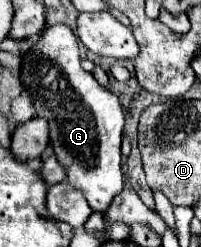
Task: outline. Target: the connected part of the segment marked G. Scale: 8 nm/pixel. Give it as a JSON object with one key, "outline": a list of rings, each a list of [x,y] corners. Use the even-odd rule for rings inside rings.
{"outline":[[[55,24],[55,26],[51,26],[51,28],[45,28],[41,34],[37,34],[37,36],[33,36],[33,38],[27,38],[27,40],[23,40],[21,42],[21,50],[23,50],[23,64],[21,64],[21,80],[23,80],[23,88],[31,94],[31,98],[33,98],[33,104],[35,104],[35,114],[37,116],[41,116],[41,118],[45,118],[47,122],[49,122],[49,132],[51,132],[51,144],[53,144],[53,148],[55,148],[55,156],[57,156],[57,160],[67,168],[67,180],[69,180],[69,184],[73,184],[75,188],[79,188],[85,196],[87,196],[87,202],[89,202],[89,206],[95,210],[95,212],[105,212],[107,208],[109,208],[109,204],[111,204],[111,200],[123,190],[123,172],[121,172],[121,132],[123,132],[123,108],[121,108],[121,104],[119,104],[119,98],[113,94],[113,92],[109,92],[107,88],[103,88],[95,78],[93,78],[93,74],[91,72],[85,72],[83,68],[81,68],[81,58],[79,58],[79,46],[77,46],[77,36],[73,34],[73,30],[69,28],[69,26],[65,26],[65,24]]]}

